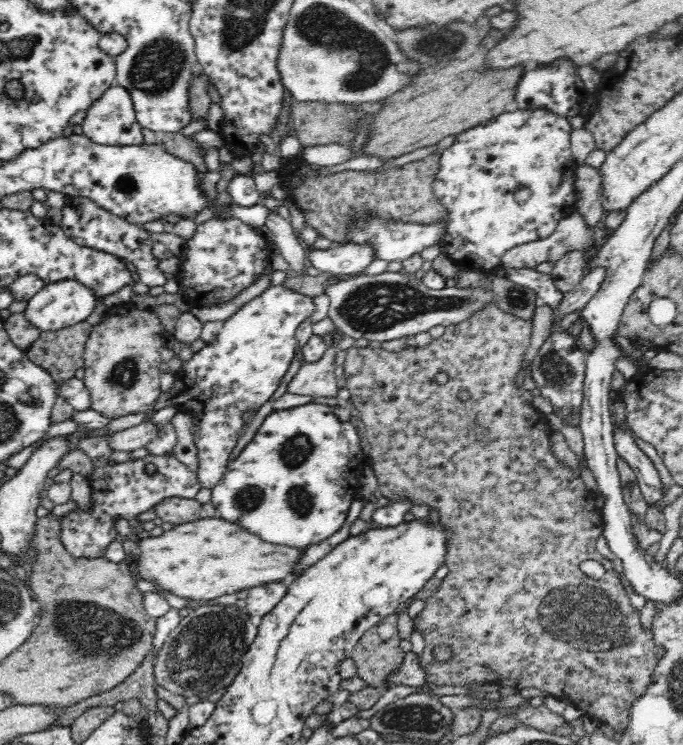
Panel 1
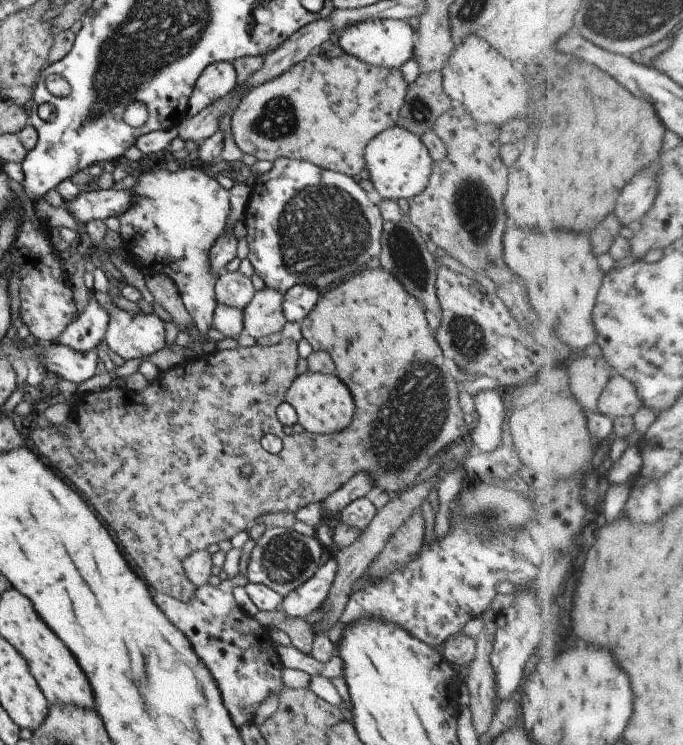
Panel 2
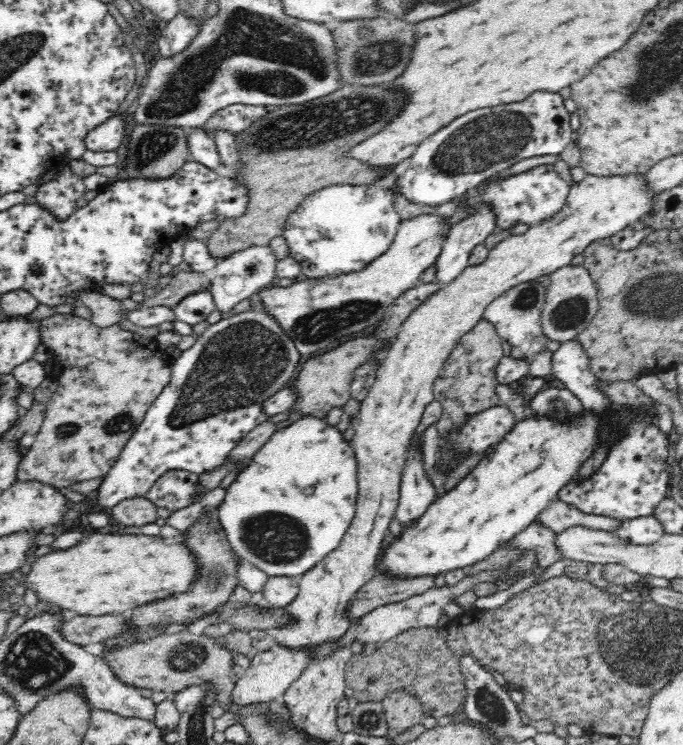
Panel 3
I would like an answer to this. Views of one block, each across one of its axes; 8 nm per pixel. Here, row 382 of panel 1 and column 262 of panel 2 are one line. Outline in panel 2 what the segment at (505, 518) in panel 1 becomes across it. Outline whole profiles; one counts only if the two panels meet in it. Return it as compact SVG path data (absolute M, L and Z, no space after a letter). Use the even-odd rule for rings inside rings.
M379 266L377 268L366 267L367 270L351 274L347 280L335 284L335 288L325 289L317 299L315 306L308 312L308 316L302 318L298 323L302 338L307 340L313 351L325 351L331 357L335 365L335 374L347 385L354 400L355 412L351 422L342 430L331 435L318 435L315 433L293 433L285 435L281 428L283 425L277 420L276 406L284 400L284 394L289 388L295 374L295 363L297 355L296 342L292 339L281 338L280 342L273 346L257 344L251 347L238 347L233 349L223 349L214 351L208 355L194 357L191 360L182 360L176 365L172 365L160 375L147 383L147 386L135 392L127 387L107 387L104 390L85 391L75 394L75 399L71 403L69 416L63 422L66 426L65 436L61 436L55 429L55 425L48 425L45 428L32 426L29 438L33 440L33 446L38 452L38 456L45 458L59 474L63 480L67 480L71 486L75 486L85 500L89 502L91 508L97 510L97 516L109 526L115 528L111 530L115 542L127 556L131 568L143 580L161 594L179 599L181 602L190 601L196 593L196 586L186 577L182 567L182 560L195 551L203 551L211 544L218 544L221 540L229 540L236 532L245 531L251 520L259 518L262 514L271 512L295 512L306 504L322 501L326 496L342 487L357 471L368 472L374 480L374 487L381 487L386 493L395 492L409 484L421 470L426 468L433 459L441 454L449 446L467 437L467 425L463 421L463 412L458 405L459 384L451 377L443 365L443 353L439 348L433 333L428 329L428 324L424 315L423 303L411 296L403 284L388 270ZM191 372L195 374L195 386L197 380L203 382L207 388L191 388ZM264 434L273 434L281 440L282 448L277 454L271 454L264 450L259 443L259 439ZM241 466L251 466L251 474L241 476Z

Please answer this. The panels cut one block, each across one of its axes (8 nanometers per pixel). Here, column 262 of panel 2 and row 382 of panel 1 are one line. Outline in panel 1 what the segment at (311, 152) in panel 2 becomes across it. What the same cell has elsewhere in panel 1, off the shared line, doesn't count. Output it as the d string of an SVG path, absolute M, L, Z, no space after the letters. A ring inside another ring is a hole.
M132 303L126 305L126 310L120 314L108 314L103 320L94 325L84 348L84 385L90 393L90 406L106 418L113 420L128 414L143 413L150 415L151 407L158 400L160 389L160 363L162 349L165 347L165 330L153 311L139 310Z

